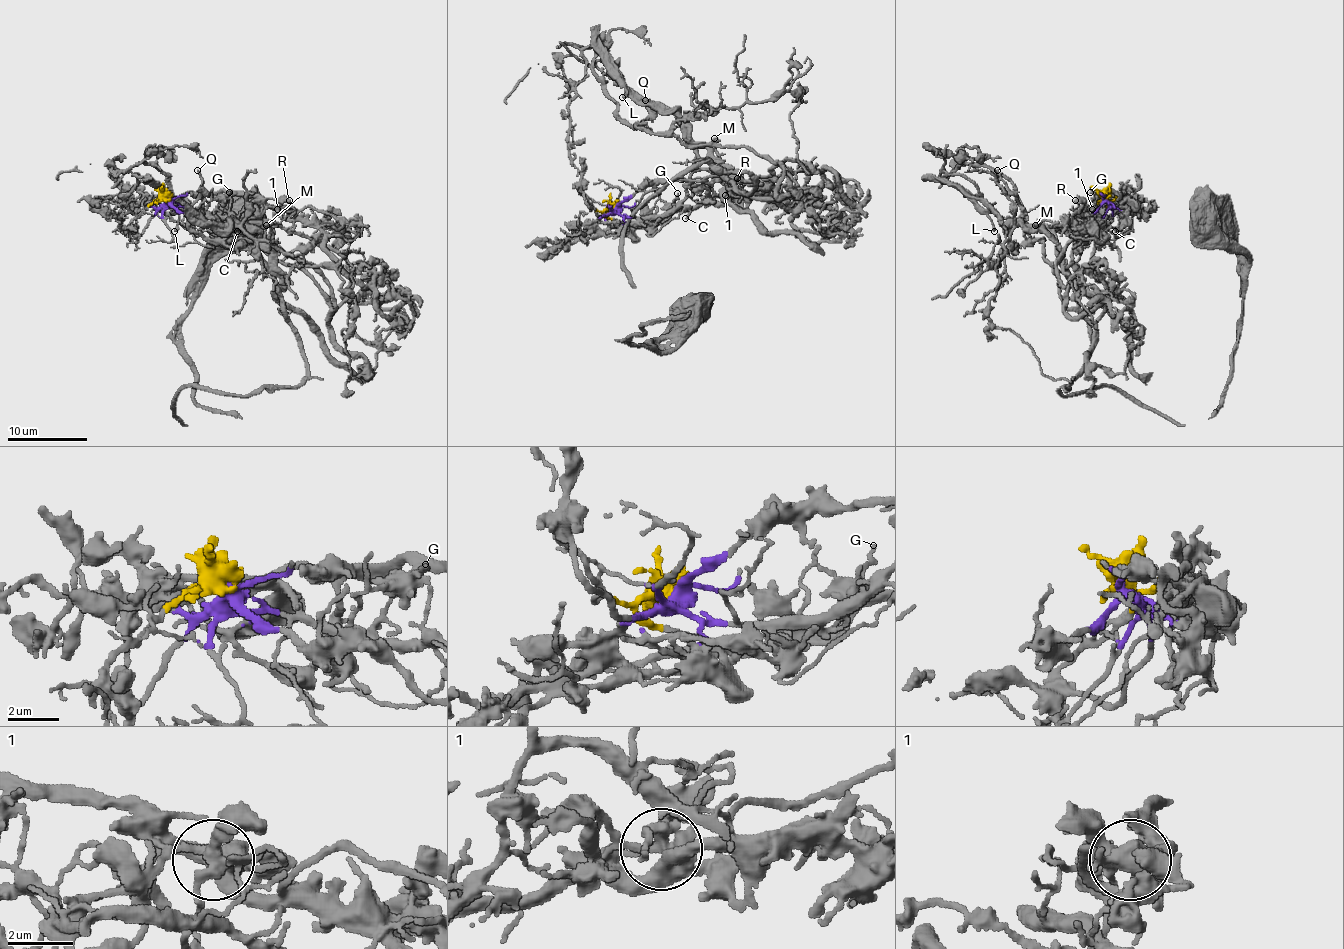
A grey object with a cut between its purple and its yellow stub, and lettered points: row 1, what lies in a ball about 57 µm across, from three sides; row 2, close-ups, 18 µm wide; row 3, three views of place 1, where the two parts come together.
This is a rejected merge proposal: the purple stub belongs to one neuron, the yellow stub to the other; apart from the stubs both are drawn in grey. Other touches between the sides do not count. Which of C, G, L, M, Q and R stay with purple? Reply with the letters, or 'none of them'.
C, L, M, Q

